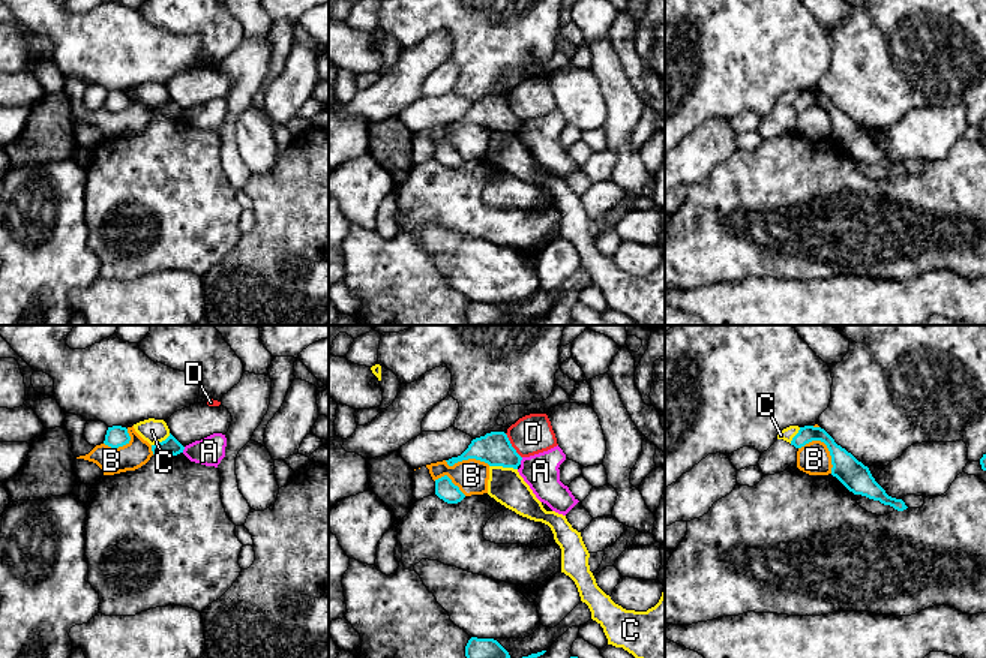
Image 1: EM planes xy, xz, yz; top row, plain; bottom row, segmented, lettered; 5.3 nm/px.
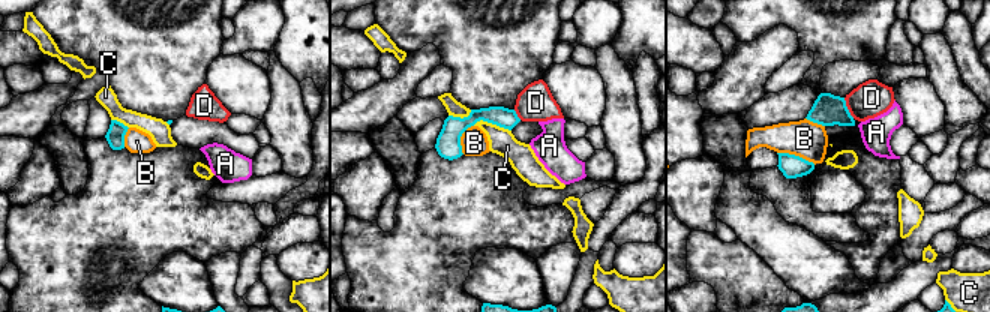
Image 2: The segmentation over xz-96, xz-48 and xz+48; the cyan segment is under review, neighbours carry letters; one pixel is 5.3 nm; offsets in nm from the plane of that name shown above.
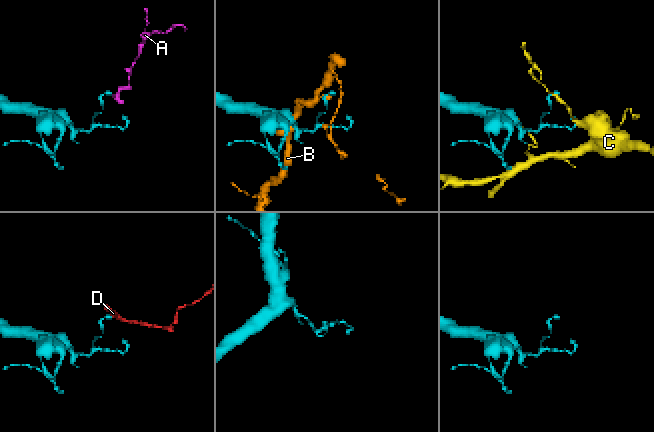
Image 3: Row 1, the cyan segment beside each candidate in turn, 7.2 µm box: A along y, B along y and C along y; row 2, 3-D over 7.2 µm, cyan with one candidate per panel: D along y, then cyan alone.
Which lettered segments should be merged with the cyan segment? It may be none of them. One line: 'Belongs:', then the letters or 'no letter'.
Belongs: no letter

